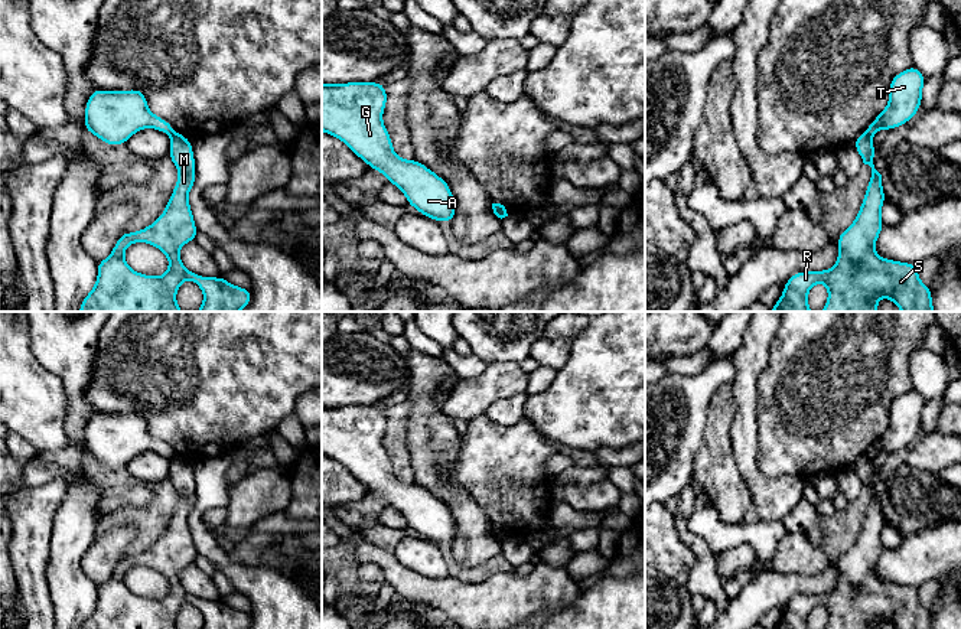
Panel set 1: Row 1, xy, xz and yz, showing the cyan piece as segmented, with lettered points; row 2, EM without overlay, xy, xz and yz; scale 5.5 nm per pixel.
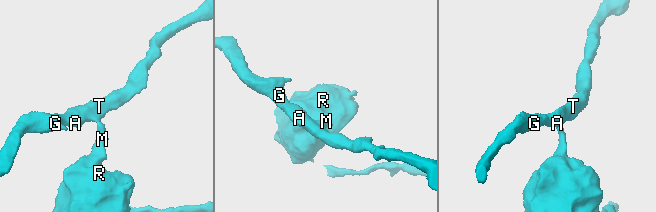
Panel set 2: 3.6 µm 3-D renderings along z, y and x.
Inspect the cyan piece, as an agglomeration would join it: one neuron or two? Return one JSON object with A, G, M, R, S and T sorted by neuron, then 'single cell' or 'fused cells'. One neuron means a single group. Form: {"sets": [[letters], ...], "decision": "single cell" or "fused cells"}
{"sets": [["A", "G", "T"], ["M", "R", "S"]], "decision": "fused cells"}

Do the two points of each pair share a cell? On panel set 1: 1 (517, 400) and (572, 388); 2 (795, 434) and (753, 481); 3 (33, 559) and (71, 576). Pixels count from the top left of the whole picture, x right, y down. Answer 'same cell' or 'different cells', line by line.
1: different cells
2: different cells
3: different cells

